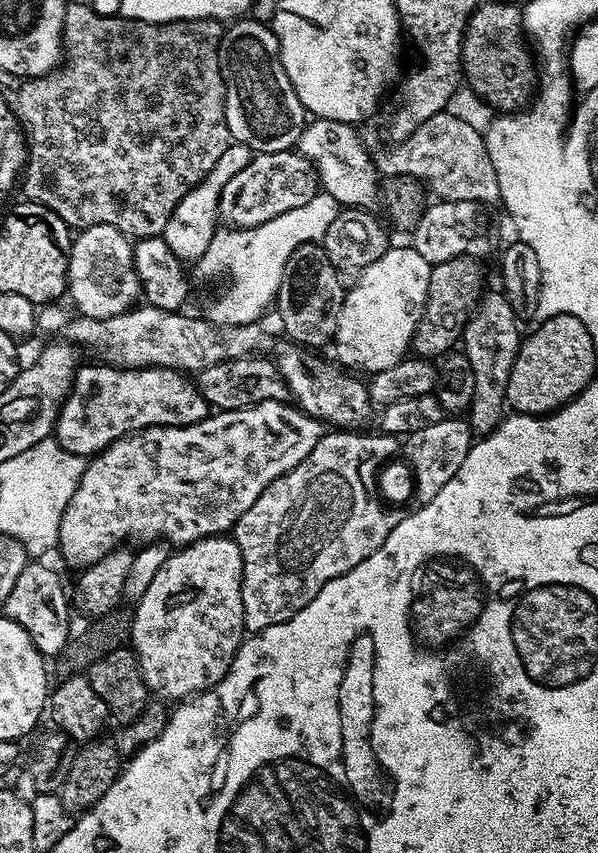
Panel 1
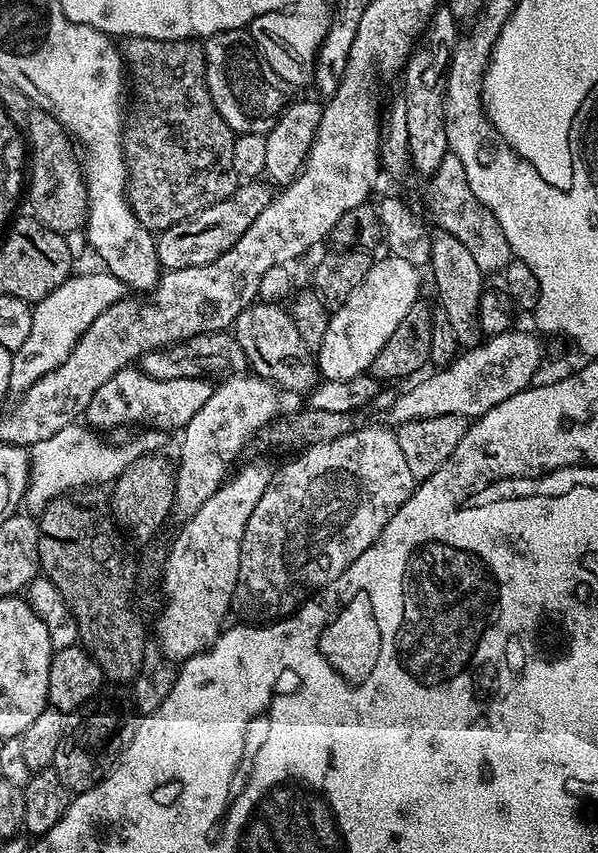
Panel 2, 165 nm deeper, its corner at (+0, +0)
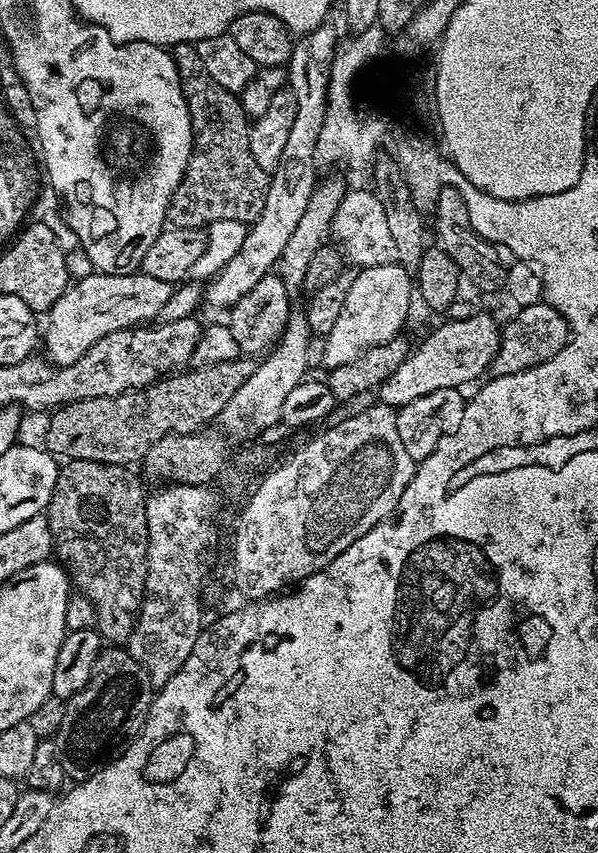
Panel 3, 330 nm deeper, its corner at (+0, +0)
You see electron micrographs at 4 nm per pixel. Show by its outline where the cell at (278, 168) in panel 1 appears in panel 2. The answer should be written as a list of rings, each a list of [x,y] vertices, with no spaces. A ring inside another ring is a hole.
[[[262,182],[241,183],[236,191],[222,202],[202,209],[190,220],[179,220],[165,232],[159,233],[156,236],[156,253],[160,255],[161,269],[173,272],[183,268],[206,266],[226,254],[226,250],[233,248],[242,238],[242,234],[250,230],[254,218],[258,218],[258,214],[266,210],[273,198],[273,193],[268,192],[269,185],[260,183]]]

